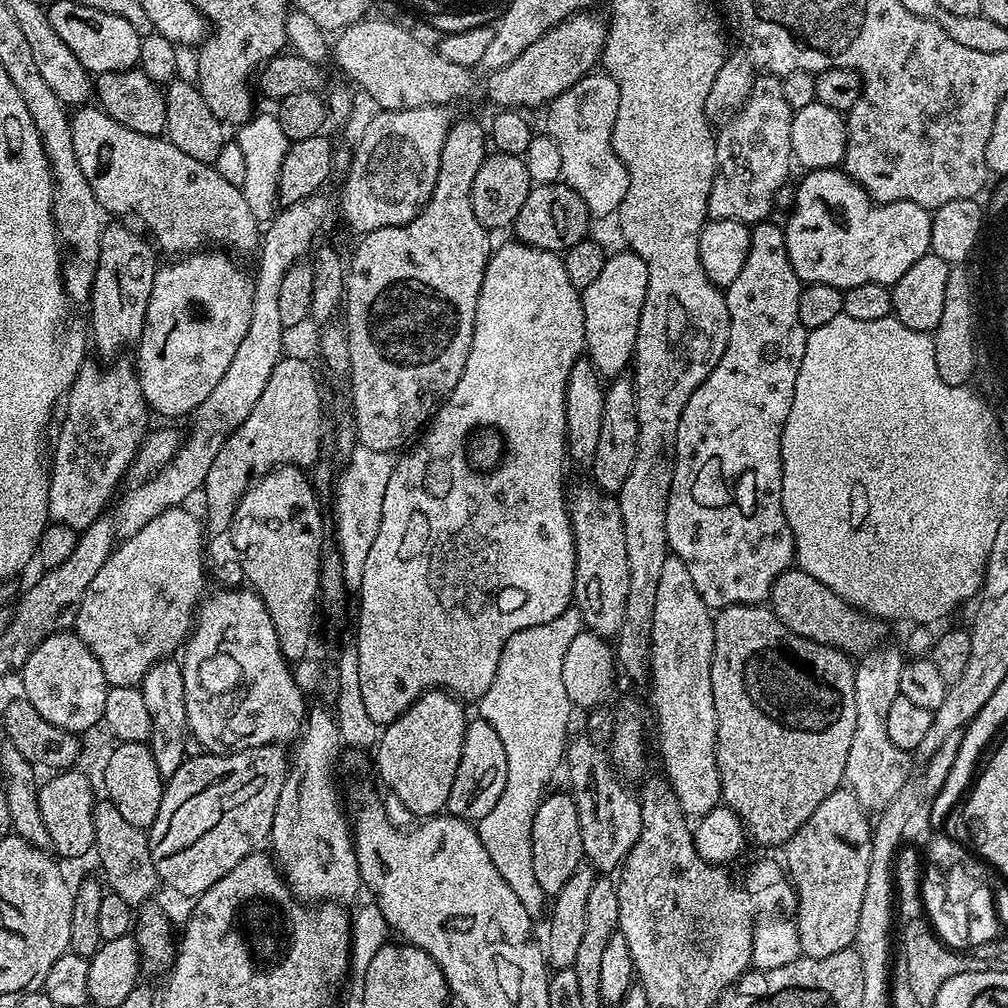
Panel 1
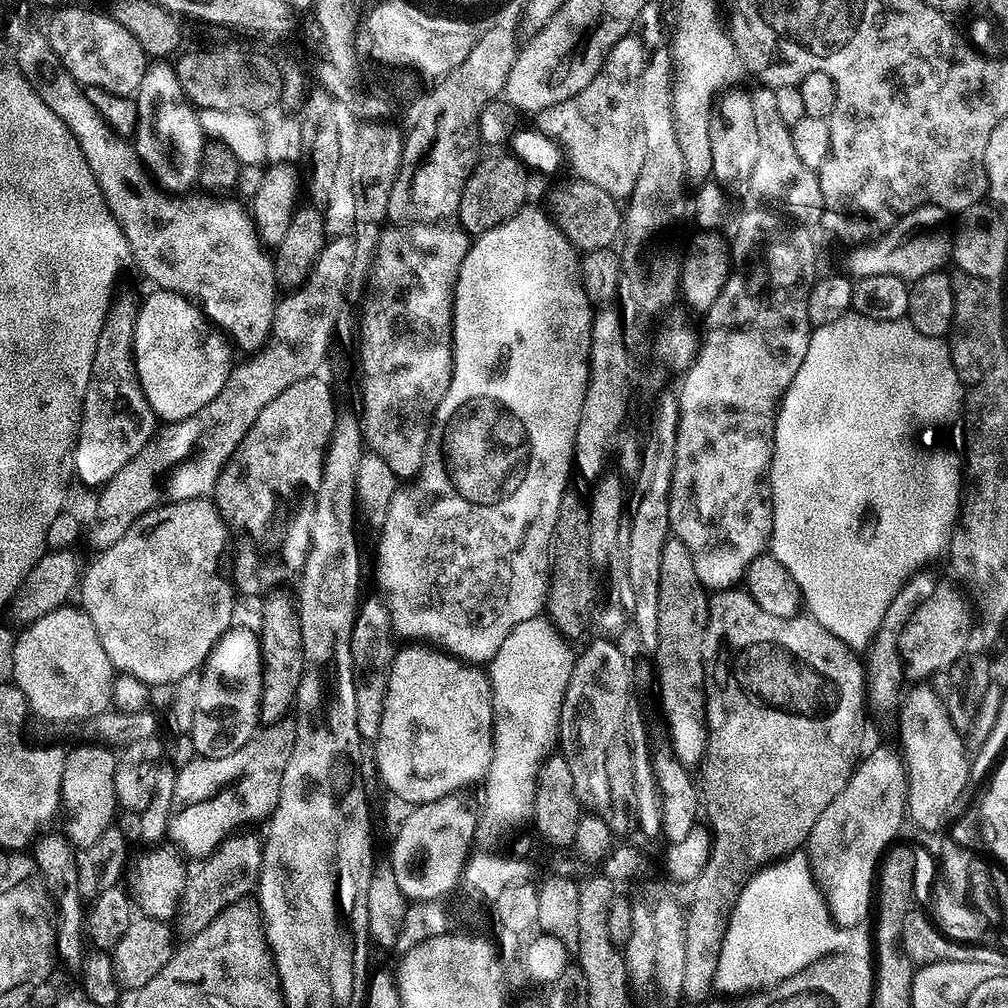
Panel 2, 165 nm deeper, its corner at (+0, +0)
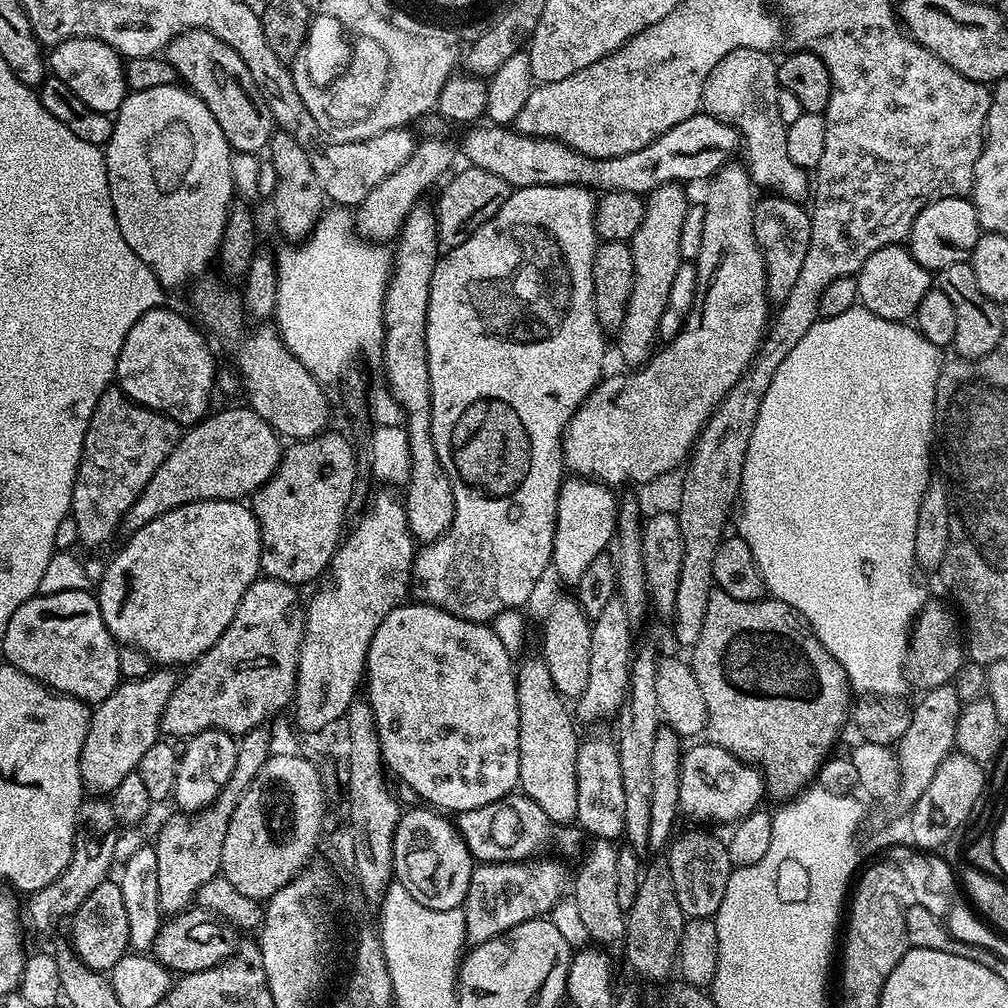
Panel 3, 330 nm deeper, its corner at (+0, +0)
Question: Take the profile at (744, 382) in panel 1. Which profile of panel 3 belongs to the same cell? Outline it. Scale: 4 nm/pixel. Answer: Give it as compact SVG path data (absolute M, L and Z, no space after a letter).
M768 194L764 197L765 200L755 201L754 238L764 253L764 269L768 275L768 299L772 302L782 302L790 294L794 282L798 282L802 262L806 262L806 250L810 250L812 217L799 203L784 196Z

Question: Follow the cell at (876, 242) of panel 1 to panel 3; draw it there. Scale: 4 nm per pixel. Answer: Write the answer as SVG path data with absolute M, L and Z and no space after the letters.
M942 196L939 200L925 203L919 214L912 219L912 227L909 228L906 237L906 247L911 252L912 257L923 268L939 270L946 266L954 266L963 260L968 260L981 234L982 229L978 222L976 205L972 203L971 199L962 196Z

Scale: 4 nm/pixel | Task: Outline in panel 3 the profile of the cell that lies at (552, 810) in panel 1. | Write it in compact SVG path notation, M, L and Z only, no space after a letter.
M535 654L515 669L518 698L518 788L557 826L568 826L578 814L576 755L580 740L573 713L550 678L543 655Z

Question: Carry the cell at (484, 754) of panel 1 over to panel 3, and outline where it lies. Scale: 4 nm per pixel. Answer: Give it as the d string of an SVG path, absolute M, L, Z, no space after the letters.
M428 806L412 808L401 815L394 834L394 862L392 870L395 879L414 898L414 902L422 902L422 906L430 906L430 910L454 910L461 907L470 886L474 861L455 823L447 815Z

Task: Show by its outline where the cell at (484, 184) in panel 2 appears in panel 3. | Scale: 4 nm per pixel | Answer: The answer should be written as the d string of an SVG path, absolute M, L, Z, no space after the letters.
M464 166L464 169L440 192L440 201L434 204L436 213L436 238L441 249L447 250L454 246L462 246L466 238L470 238L506 202L510 186L498 174L490 174L490 170Z

